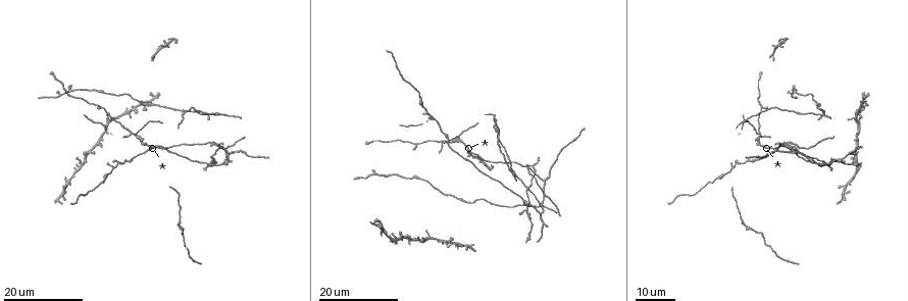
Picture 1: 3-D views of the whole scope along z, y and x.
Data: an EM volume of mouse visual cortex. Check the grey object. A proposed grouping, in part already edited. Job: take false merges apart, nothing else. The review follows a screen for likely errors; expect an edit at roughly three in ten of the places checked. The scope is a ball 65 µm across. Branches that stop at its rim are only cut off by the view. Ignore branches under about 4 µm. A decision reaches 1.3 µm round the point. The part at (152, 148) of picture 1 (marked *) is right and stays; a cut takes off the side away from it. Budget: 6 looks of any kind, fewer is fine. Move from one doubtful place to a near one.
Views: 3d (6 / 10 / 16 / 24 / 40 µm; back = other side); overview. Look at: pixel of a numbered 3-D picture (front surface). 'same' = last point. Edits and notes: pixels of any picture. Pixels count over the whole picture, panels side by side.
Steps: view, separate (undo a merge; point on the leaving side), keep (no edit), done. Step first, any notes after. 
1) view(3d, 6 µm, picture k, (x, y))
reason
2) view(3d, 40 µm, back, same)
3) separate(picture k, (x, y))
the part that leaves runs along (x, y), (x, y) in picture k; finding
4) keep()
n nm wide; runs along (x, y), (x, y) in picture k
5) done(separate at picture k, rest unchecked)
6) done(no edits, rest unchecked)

view(3d, 16 µm, picture 1, (131, 134))
four-way junction

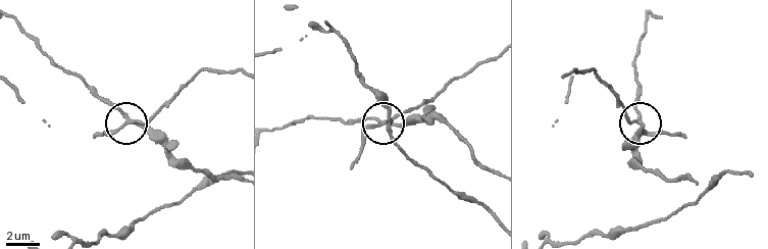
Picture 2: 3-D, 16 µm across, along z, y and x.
view(3d, 10 µm, picture 2, (638, 123))

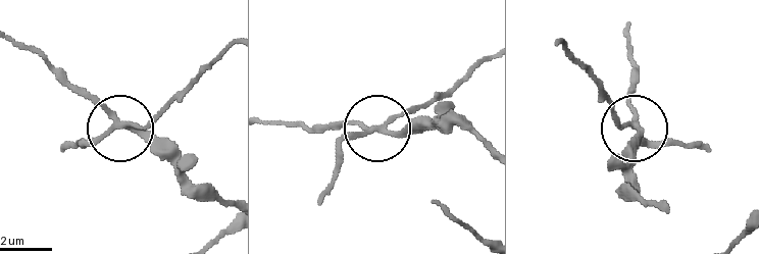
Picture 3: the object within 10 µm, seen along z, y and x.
separate(picture 3, (151, 118))
180 nm wide; the part that leaves runs along (118, 126), (156, 119), (229, 47) in picture 3; a second neuron is stuck on

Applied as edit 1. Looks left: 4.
view(3d, 16 µm, picture 1, (177, 225))
thin neck

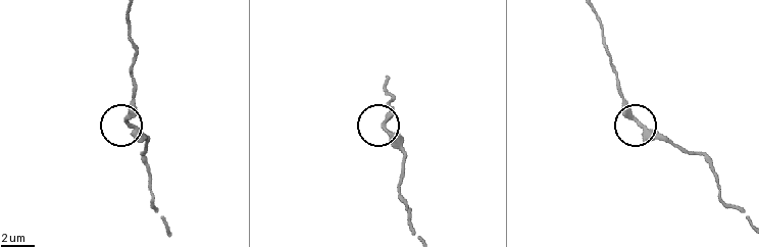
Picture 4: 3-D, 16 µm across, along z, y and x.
view(3d, 10 µm, picture 4, (384, 128))

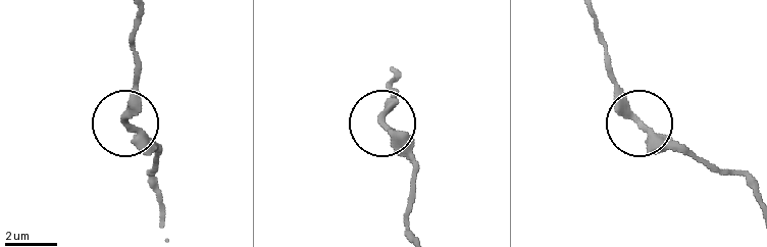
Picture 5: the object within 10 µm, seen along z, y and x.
view(3d, 10 µm, back, picture 5, (637, 122))

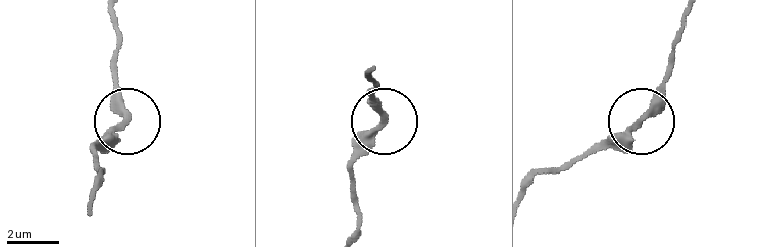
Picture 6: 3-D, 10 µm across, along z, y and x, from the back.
keep()
continuous, no second neuron

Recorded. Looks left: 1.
done(separate at picture 3, rest unchecked)

